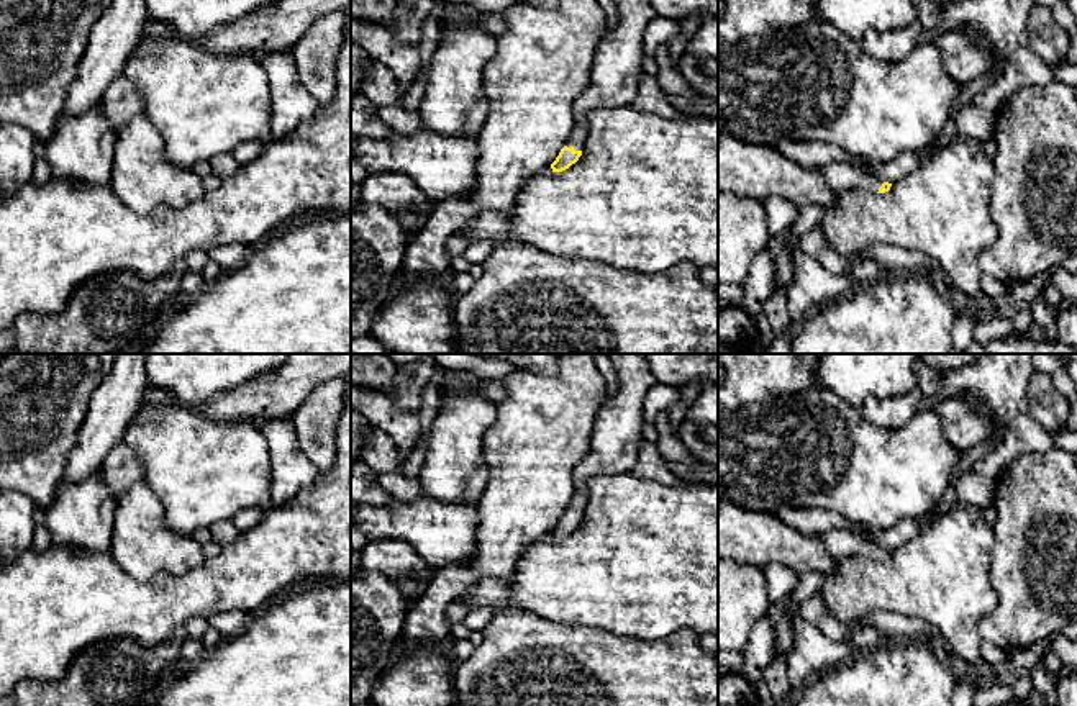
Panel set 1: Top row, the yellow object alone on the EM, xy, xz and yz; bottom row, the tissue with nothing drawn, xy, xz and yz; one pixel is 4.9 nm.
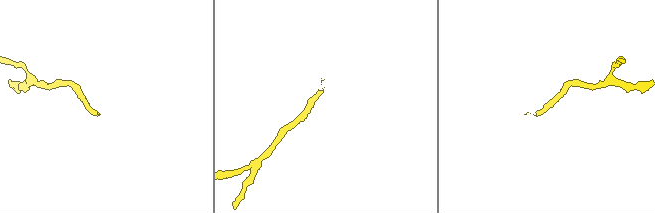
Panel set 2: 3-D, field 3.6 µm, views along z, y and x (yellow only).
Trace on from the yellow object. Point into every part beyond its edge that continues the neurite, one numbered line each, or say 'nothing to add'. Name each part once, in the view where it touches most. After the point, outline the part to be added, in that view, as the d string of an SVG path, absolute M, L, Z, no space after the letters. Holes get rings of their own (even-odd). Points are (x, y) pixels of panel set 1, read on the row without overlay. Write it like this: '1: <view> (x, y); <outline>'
1: xz (620, 426); M610 354L620 390L605 396L597 410L590 454L575 467L574 498L567 514L584 518L585 483L603 468L607 475L629 473L648 434L643 405L656 383L644 354Z

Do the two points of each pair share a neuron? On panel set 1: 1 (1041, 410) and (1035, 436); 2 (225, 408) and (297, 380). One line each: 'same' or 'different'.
1: different
2: same

